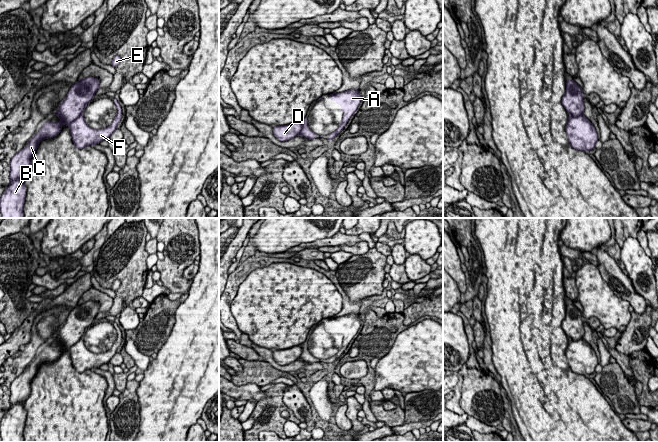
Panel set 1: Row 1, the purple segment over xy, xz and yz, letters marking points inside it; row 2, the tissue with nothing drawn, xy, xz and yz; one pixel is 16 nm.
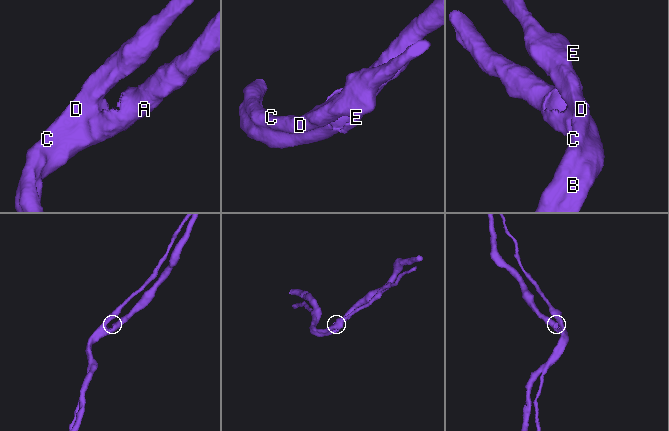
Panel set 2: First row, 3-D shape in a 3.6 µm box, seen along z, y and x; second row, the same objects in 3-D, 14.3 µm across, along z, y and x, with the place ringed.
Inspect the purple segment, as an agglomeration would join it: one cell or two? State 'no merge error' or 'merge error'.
no merge error

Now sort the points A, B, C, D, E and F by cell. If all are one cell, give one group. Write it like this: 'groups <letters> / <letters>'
groups A B C D E F

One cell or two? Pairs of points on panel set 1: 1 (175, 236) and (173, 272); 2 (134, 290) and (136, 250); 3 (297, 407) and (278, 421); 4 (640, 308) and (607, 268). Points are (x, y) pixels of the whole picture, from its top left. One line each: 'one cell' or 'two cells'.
1: one cell
2: one cell
3: two cells
4: one cell

